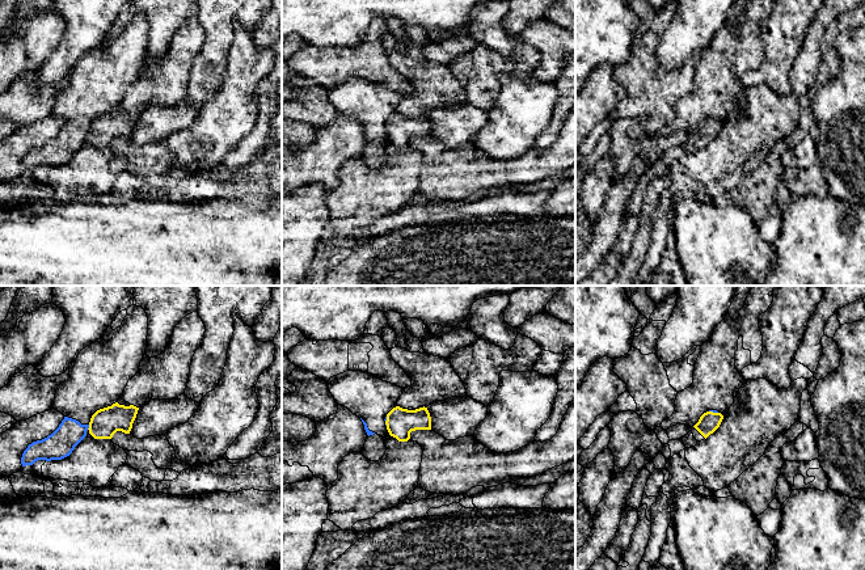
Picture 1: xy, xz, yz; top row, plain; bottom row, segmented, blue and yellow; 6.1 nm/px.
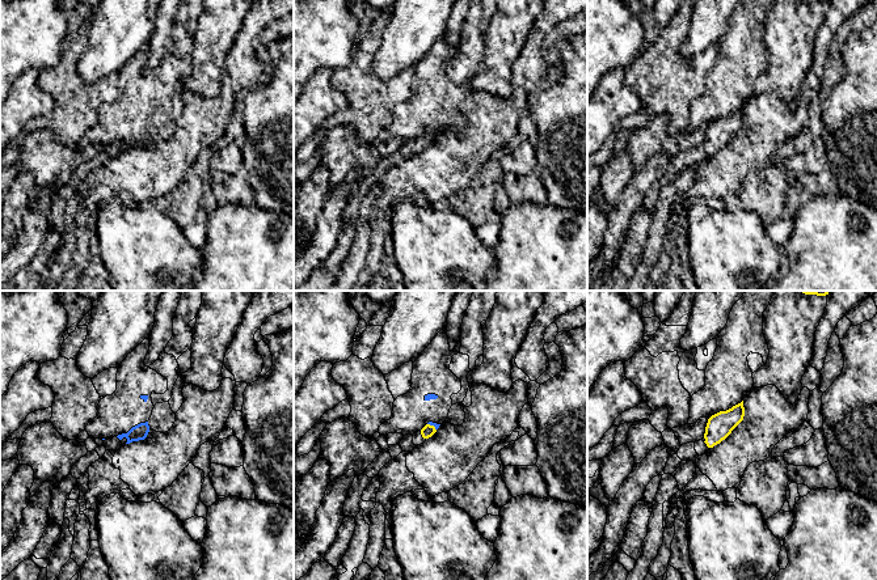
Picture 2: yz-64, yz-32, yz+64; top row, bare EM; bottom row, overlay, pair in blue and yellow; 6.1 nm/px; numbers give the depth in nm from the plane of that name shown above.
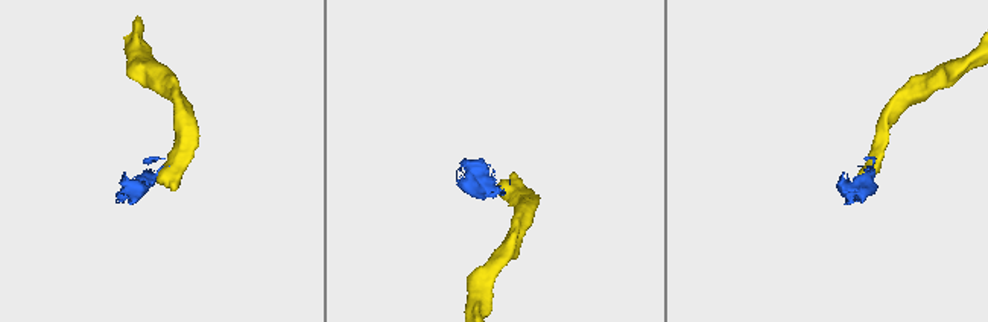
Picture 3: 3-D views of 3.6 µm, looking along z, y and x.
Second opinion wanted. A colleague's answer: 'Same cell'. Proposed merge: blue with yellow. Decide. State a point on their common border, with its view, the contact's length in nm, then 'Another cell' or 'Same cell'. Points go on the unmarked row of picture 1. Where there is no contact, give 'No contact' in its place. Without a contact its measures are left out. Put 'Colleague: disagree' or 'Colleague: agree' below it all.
Touches blue at xy (88, 134). Shared border 40 nm. Another cell
Colleague: disagree

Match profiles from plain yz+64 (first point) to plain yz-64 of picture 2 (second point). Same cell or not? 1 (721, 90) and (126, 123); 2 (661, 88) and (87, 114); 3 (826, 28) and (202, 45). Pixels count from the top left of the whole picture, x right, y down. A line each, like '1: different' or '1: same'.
1: same
2: same
3: different

